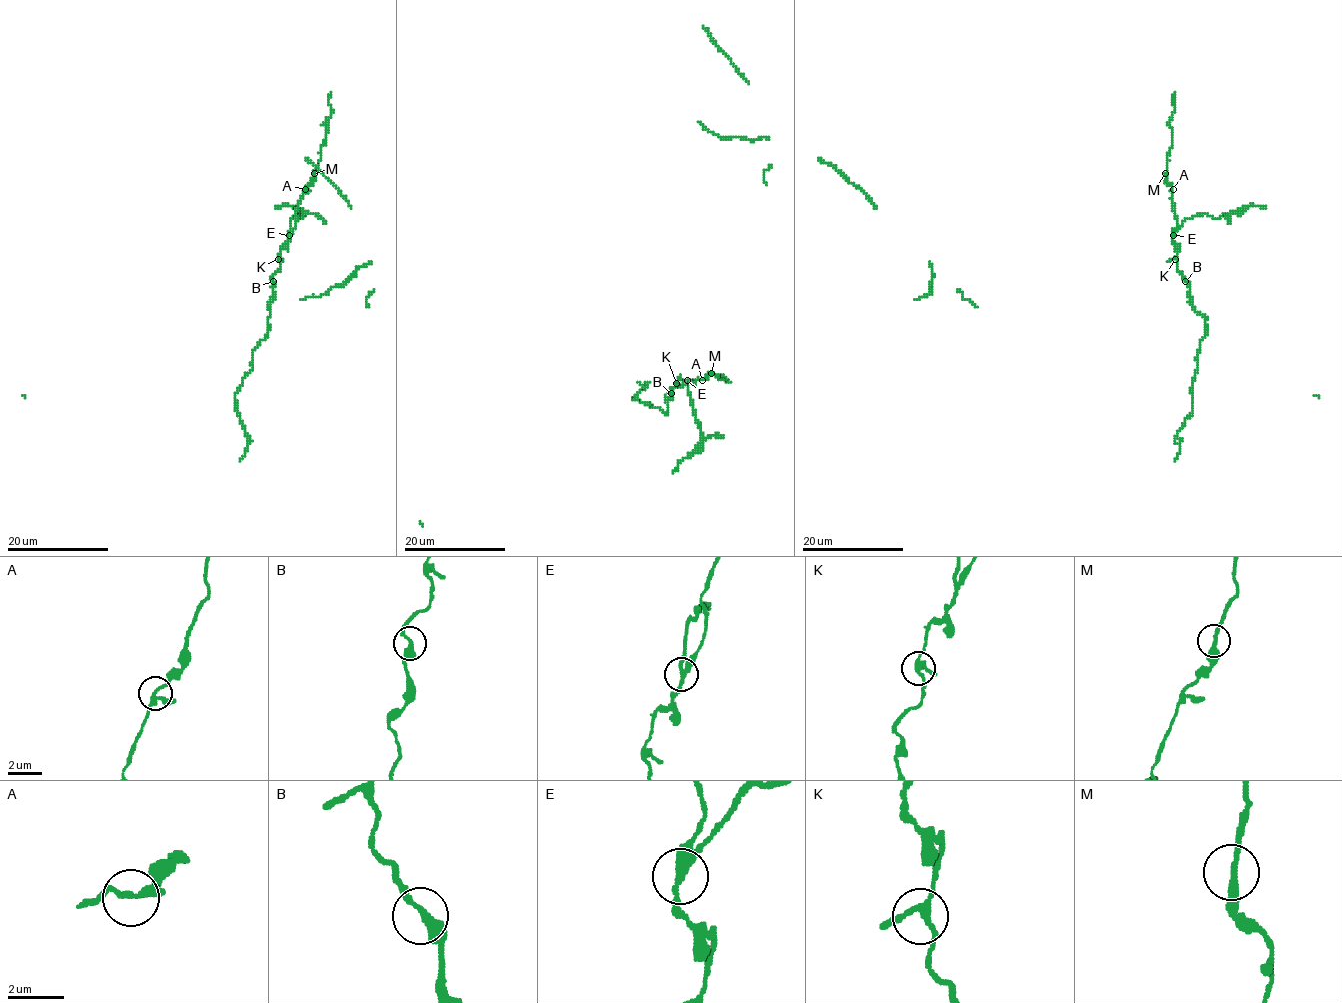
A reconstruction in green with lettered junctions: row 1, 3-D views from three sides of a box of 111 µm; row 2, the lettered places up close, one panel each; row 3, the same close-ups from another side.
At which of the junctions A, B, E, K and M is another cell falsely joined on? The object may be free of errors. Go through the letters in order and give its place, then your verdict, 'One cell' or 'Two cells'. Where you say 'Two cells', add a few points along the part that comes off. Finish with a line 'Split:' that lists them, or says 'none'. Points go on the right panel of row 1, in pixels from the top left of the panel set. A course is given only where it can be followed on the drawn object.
A: Place: (1173, 189). One cell
B: Place: (1185, 281). One cell
E: Place: (1173, 235). Two cells
K: Place: (1175, 259). One cell
M: Place: (1165, 173). One cell
Split: E

